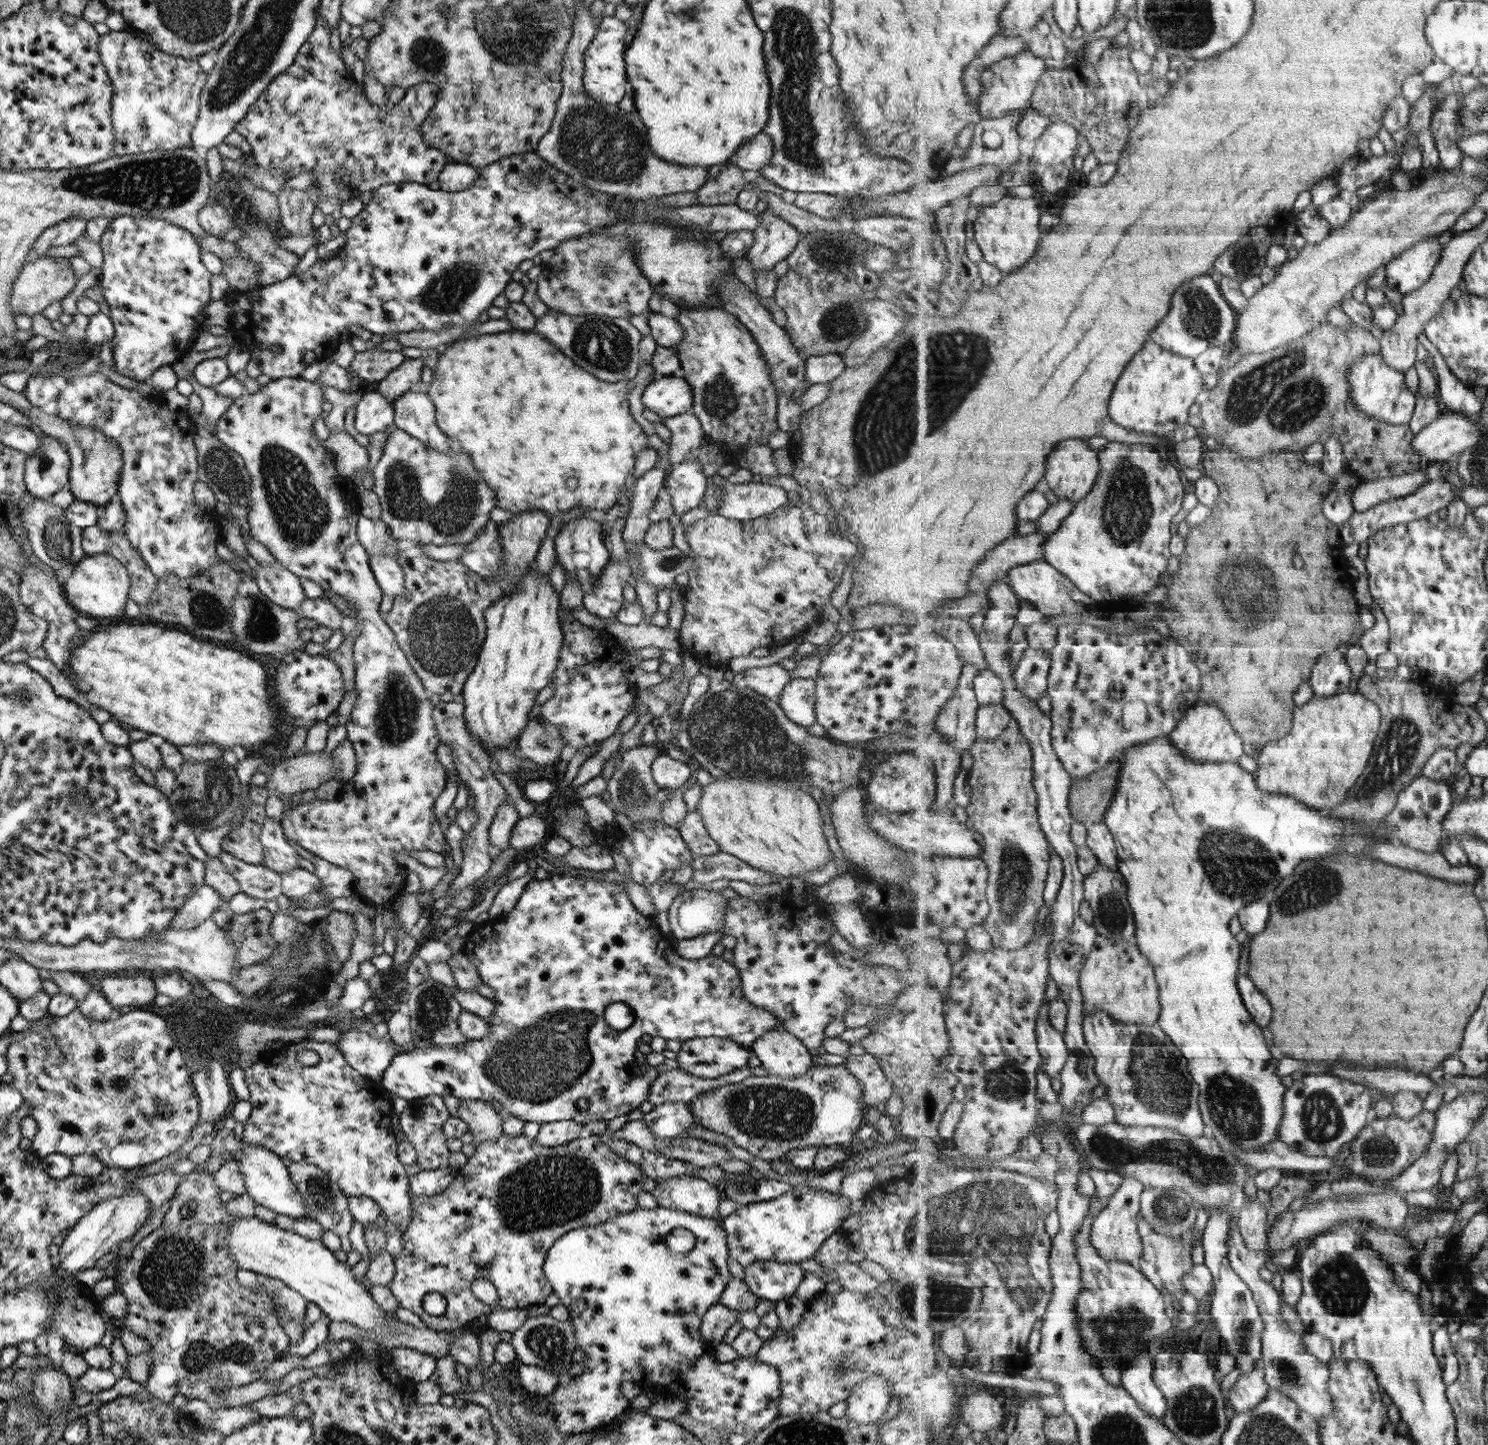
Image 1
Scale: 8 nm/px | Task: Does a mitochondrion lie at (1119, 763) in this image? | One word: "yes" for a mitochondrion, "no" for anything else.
no

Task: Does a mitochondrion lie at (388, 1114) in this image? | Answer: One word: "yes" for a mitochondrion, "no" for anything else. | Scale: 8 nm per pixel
no

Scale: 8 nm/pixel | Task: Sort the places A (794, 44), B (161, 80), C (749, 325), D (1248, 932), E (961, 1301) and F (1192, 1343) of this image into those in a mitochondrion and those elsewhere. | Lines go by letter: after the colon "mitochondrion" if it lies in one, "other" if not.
A: mitochondrion
B: other
C: other
D: other
E: mitochondrion
F: other

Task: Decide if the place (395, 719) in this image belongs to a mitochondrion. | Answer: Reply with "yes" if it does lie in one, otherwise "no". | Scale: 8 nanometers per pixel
yes

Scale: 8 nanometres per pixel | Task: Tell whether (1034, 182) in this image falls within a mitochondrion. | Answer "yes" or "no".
no

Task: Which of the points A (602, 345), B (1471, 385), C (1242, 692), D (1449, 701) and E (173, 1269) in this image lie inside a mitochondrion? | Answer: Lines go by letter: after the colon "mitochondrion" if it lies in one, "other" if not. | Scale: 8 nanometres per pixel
A: mitochondrion
B: other
C: other
D: other
E: mitochondrion

